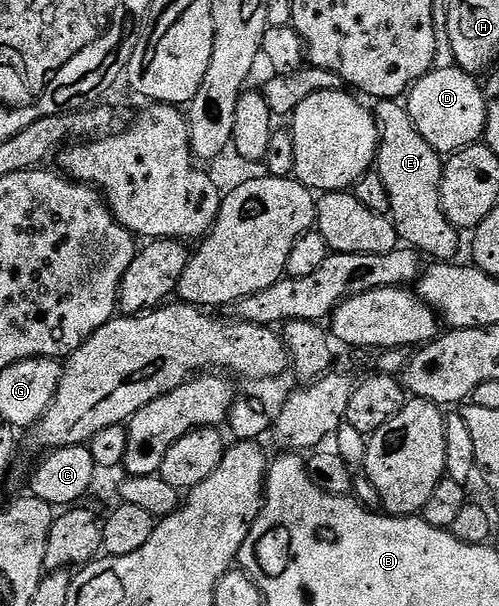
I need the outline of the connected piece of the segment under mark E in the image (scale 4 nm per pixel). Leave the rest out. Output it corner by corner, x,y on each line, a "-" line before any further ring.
380,99
375,102
374,116
376,118
377,125
380,126
380,146
376,152
376,164
374,166
375,172
380,174
382,183
386,183
386,191
390,194
390,220
396,227
396,236
405,246
411,247
416,250
417,253
423,255
425,258
431,259
436,263
448,263
453,260
452,257
460,249
460,237
461,234
454,228
451,223
446,219
446,215
442,211
442,199
440,198
440,184
444,178
444,166
445,162
442,160
441,154
434,151
434,147
430,147
430,143
426,143
426,139
422,139
422,135
418,135
418,127
414,127
414,119
410,119
408,114
407,104
401,103
396,99

